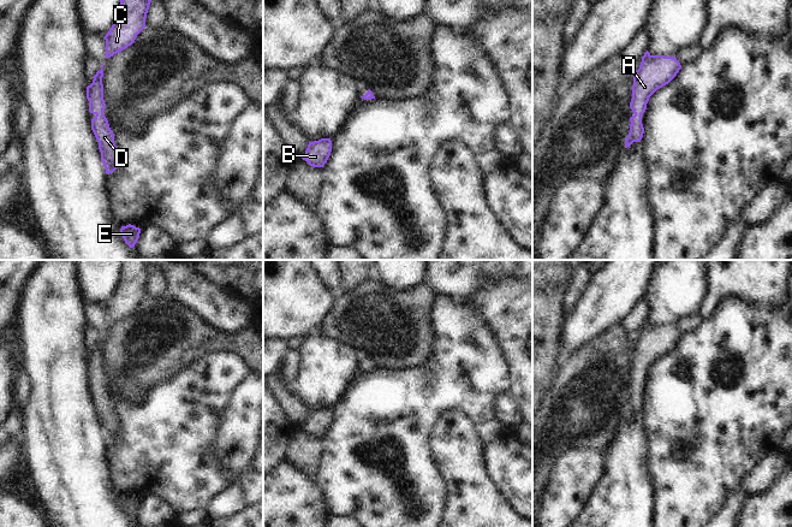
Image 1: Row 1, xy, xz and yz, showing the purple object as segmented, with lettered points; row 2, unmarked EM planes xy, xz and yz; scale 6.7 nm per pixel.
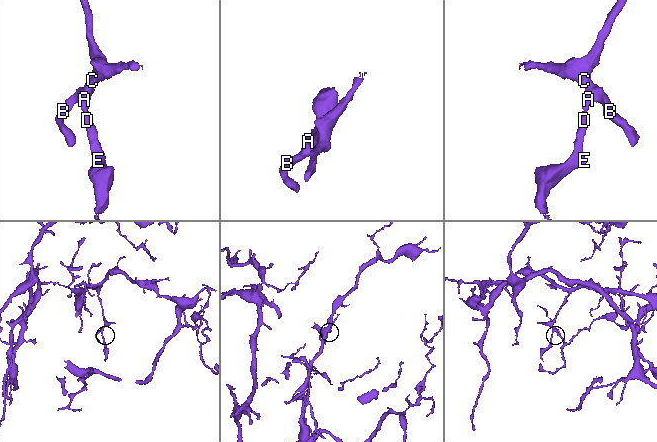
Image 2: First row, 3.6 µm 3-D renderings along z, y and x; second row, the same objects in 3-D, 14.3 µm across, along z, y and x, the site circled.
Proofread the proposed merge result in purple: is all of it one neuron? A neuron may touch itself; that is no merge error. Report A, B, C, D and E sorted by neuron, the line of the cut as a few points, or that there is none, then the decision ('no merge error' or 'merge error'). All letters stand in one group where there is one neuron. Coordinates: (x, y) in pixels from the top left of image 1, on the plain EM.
groups A B C D E; cut none; no merge error

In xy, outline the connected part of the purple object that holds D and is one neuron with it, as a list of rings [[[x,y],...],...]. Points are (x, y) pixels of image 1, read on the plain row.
[[[103,339],[96,342],[93,353],[87,356],[87,368],[89,371],[89,381],[95,386],[91,389],[91,399],[99,411],[101,431],[109,444],[117,439],[119,422],[114,413],[114,403],[109,397],[107,387],[103,385],[106,373],[103,369]]]

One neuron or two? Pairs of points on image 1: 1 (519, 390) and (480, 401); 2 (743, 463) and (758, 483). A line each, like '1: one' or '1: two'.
1: two
2: two

